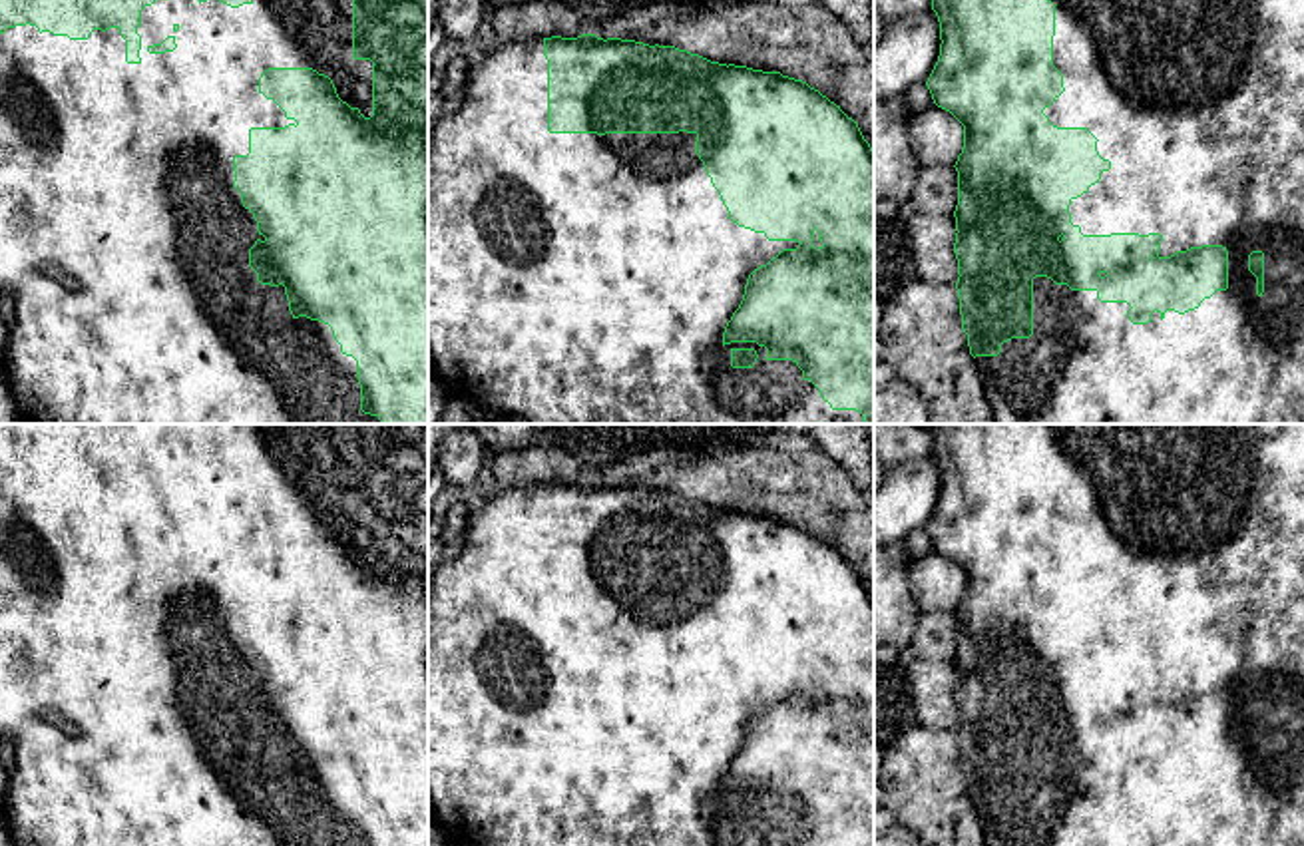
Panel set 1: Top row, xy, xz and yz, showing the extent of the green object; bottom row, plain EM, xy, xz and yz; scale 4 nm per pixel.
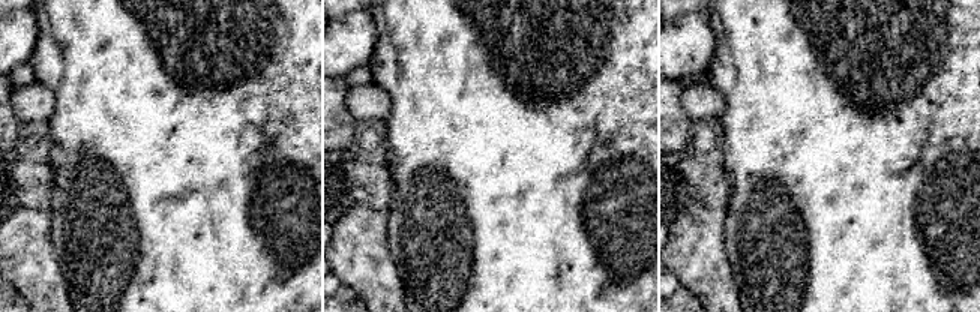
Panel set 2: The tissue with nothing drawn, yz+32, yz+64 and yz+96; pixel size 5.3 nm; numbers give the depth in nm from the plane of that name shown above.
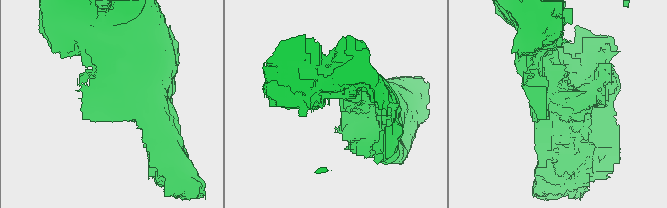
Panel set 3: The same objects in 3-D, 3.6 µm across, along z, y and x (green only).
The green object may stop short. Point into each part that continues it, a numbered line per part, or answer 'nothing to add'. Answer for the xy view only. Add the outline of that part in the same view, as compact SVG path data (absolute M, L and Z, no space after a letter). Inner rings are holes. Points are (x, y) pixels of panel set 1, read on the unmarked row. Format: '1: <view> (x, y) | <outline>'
1: xy (126, 691) | M173 424L173 436L167 446L155 442L151 452L141 456L141 470L137 480L141 482L139 510L125 508L125 486L119 474L106 478L94 476L88 486L70 486L68 482L54 482L50 478L38 478L36 472L16 472L0 480L0 735L14 739L14 764L4 774L6 800L2 806L2 818L6 824L12 846L360 846L360 830L356 822L356 806L340 798L340 790L334 786L328 770L311 766L307 762L295 764L289 756L285 733L261 731L257 719L249 713L249 695L257 685L265 683L257 677L257 667L249 655L241 649L241 639L233 633L235 617L233 603L249 599L249 575L251 573L285 573L295 569L287 565L285 557L259 537L259 524L269 514L313 514L332 526L336 539L350 553L358 553L364 563L372 561L372 508L352 504L352 424L253 424L253 448L239 454L231 454L215 444L201 448L205 430L191 430L191 424ZM167 482L175 484L177 494L165 500L149 500L147 494L161 490Z

